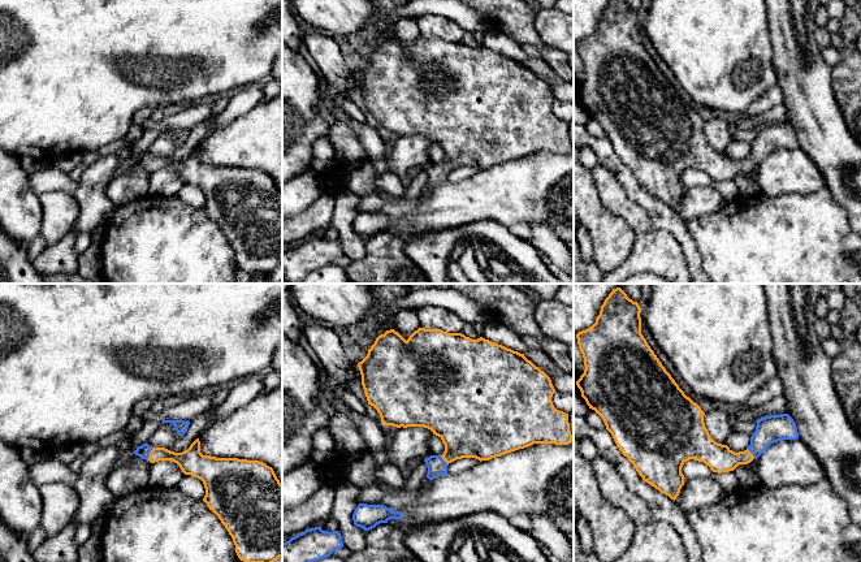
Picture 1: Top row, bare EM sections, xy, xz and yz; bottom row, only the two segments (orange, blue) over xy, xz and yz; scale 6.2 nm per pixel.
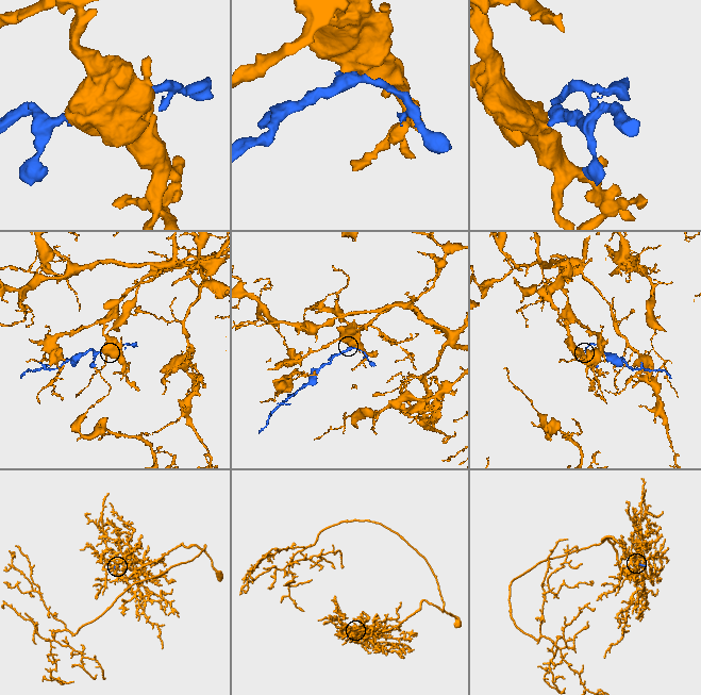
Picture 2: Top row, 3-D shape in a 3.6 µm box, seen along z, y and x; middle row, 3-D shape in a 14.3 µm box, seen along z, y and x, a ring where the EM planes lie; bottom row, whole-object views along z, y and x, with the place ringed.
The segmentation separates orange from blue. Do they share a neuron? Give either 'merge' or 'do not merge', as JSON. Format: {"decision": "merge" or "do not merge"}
{"decision": "merge"}

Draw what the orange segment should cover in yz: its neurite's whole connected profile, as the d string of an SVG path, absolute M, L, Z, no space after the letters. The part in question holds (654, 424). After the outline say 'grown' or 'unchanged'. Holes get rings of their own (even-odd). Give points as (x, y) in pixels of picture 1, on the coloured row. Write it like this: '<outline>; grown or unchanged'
M620 288L609 294L601 306L596 323L576 334L585 366L584 373L576 381L576 385L589 408L602 418L616 446L633 464L644 481L675 501L684 485L685 477L682 474L682 467L687 461L704 462L713 472L722 474L734 471L739 464L750 463L774 442L799 438L793 419L788 414L780 414L756 420L757 427L750 437L750 445L744 451L735 453L727 445L715 442L705 427L705 412L684 394L641 334L640 312L639 303L629 299Z; grown

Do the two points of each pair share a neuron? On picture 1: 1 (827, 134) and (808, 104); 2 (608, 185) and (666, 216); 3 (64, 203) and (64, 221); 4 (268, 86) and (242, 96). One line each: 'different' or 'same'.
1: same
2: different
3: same
4: different

